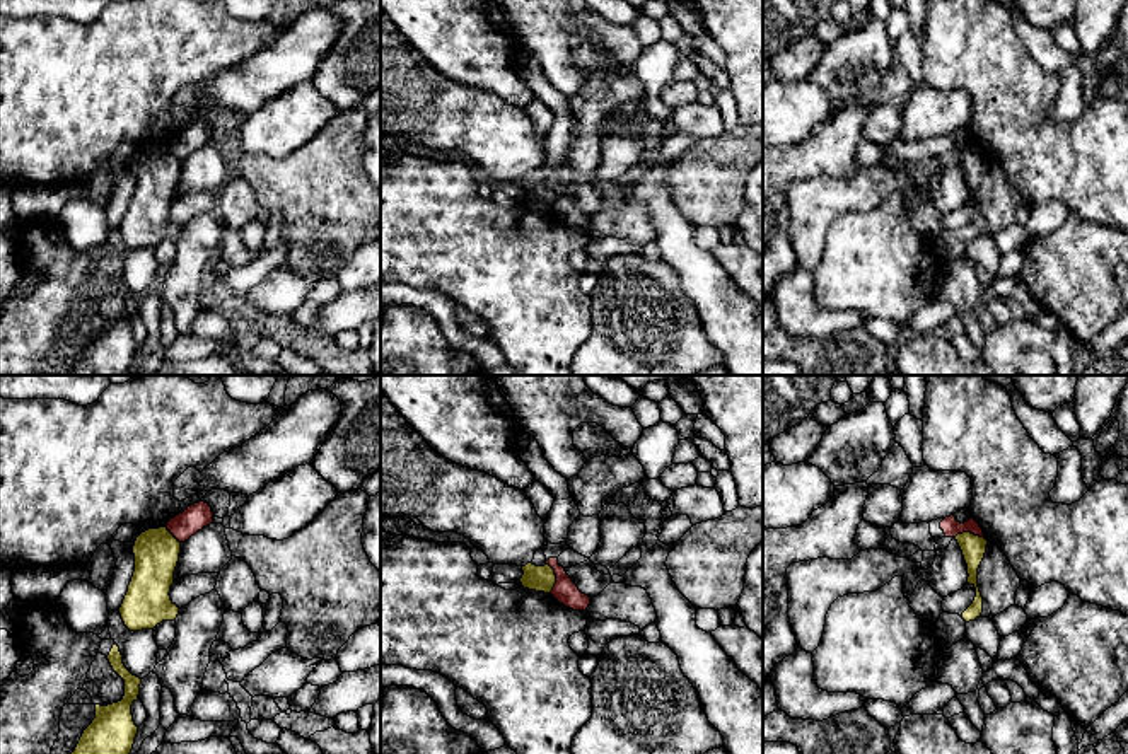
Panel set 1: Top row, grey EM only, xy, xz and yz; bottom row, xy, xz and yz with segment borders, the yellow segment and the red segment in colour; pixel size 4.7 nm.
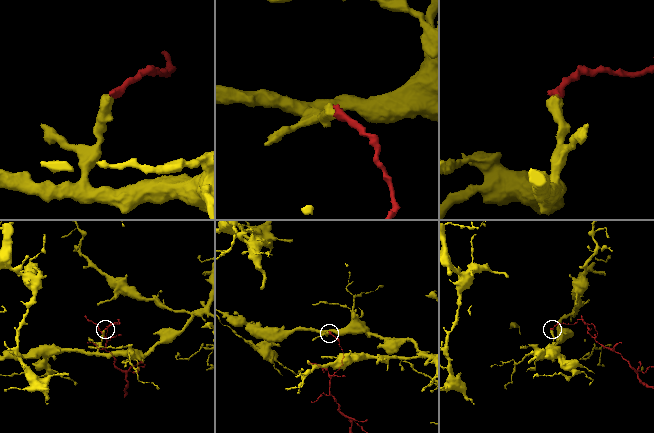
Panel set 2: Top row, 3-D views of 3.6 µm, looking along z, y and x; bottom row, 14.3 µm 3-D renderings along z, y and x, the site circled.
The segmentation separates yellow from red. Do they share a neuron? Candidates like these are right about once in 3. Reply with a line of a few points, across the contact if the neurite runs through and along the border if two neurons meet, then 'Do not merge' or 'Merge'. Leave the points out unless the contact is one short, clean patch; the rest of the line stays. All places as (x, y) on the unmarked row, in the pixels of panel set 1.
Line: xz (546, 181), (555, 193), (552, 210). Do not merge

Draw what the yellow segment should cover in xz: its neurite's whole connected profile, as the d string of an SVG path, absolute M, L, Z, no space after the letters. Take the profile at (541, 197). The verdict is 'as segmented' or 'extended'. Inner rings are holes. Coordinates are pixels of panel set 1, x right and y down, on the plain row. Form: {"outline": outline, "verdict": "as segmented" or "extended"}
{"outline": "M527 181L522 184L522 189L524 193L520 196L520 201L524 206L551 212L556 201L556 193L549 183L536 184L532 181Z", "verdict": "as segmented"}

